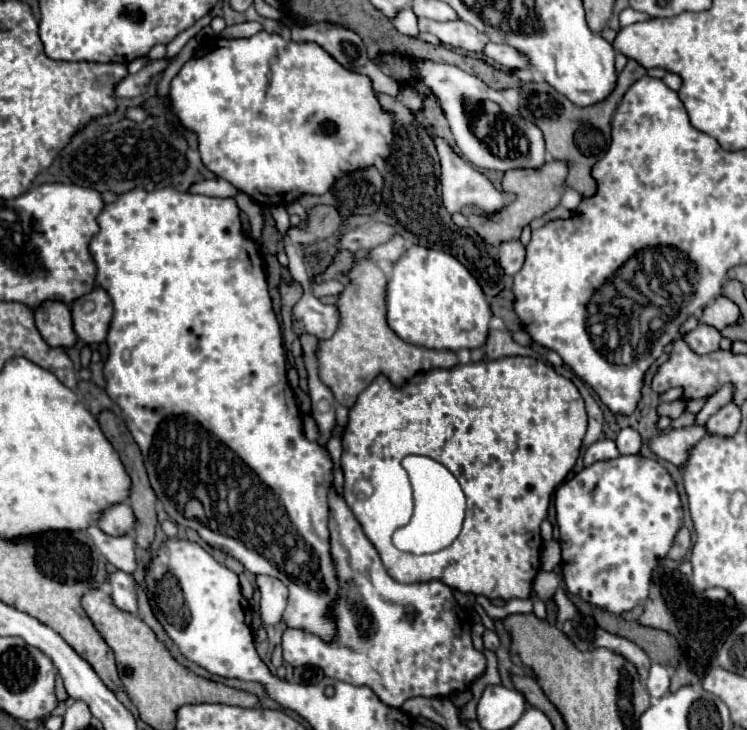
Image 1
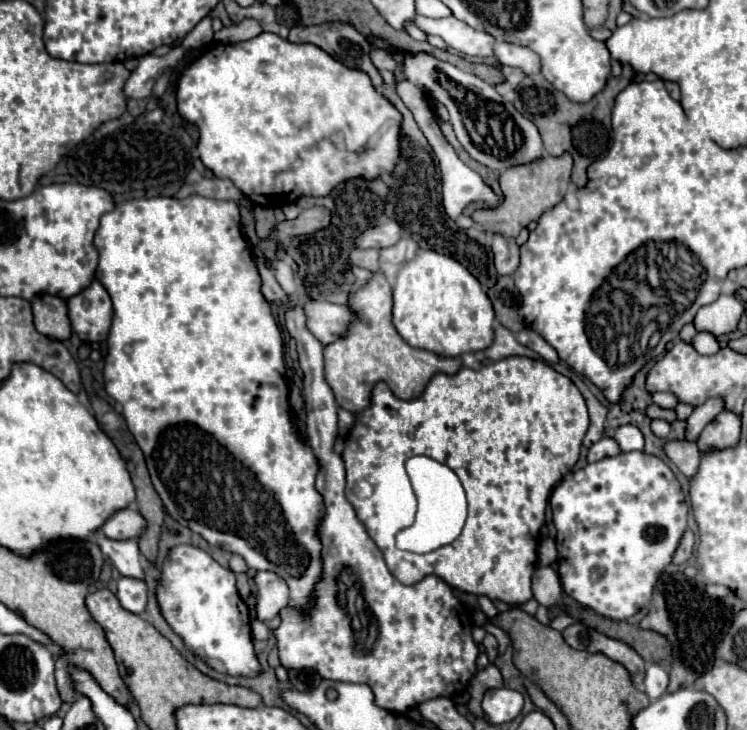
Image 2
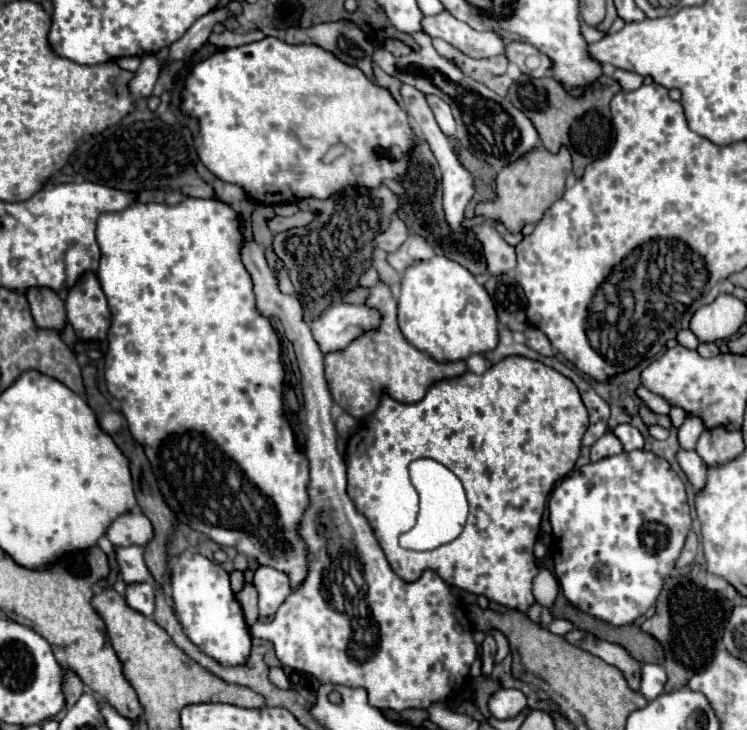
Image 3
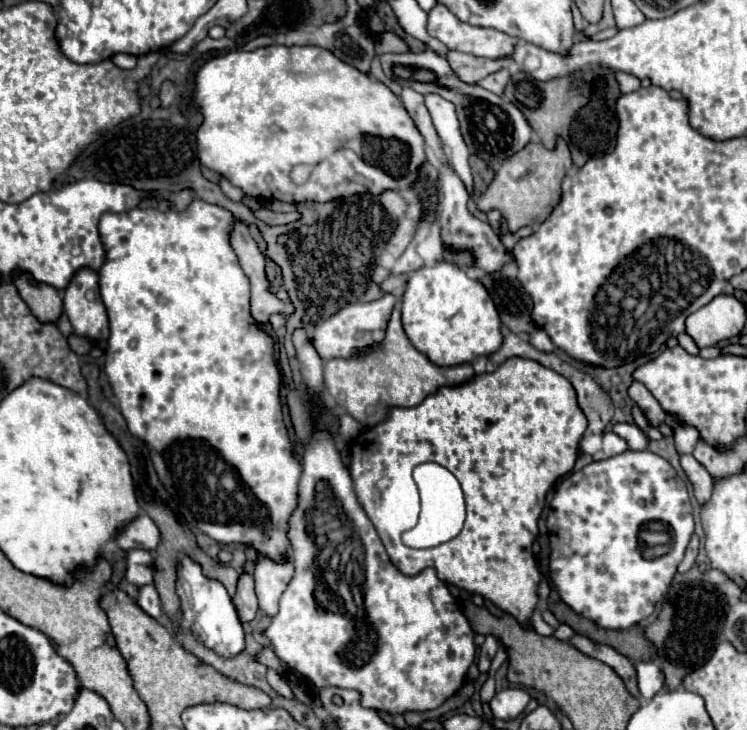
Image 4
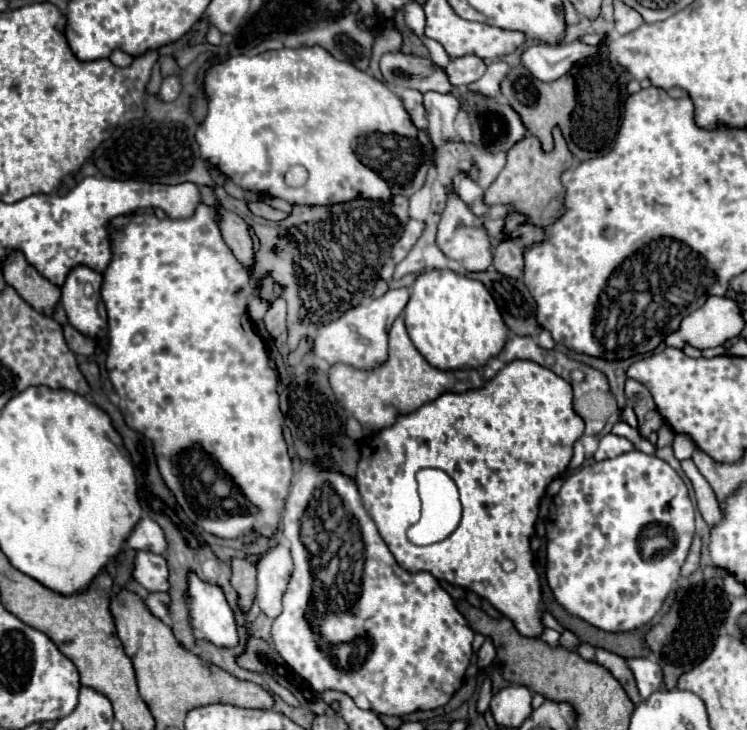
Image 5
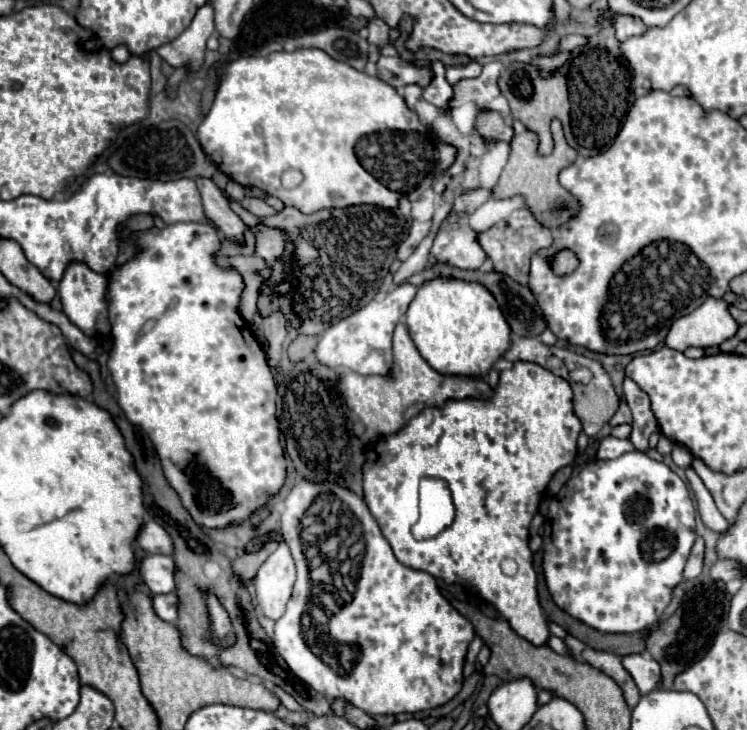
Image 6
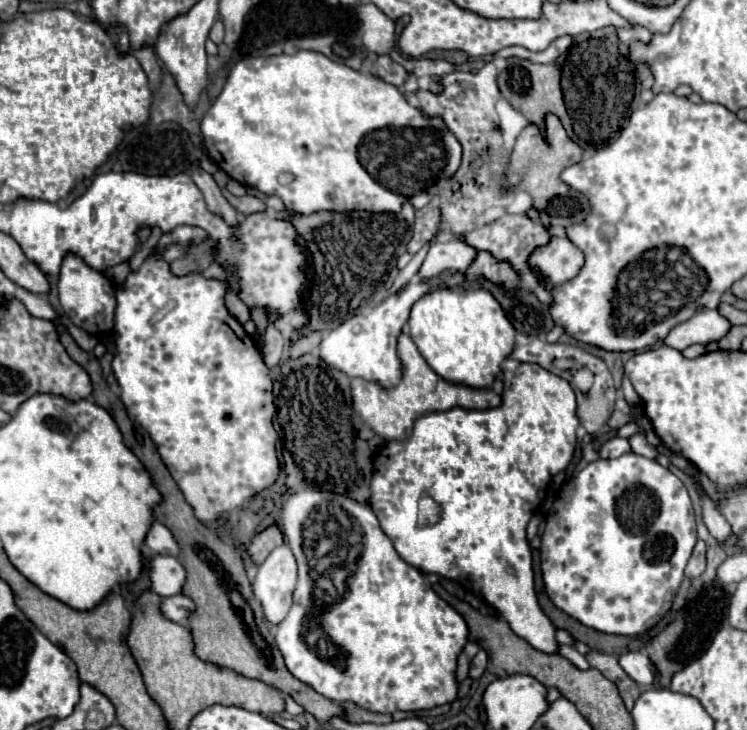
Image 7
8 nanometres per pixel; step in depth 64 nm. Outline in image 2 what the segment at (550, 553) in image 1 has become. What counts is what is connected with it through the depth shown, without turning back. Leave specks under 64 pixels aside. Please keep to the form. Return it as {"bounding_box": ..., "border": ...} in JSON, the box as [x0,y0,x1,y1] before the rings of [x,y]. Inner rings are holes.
{"bounding_box":[538,538,558,566],"border":[[[552,538],[542,540],[542,544],[540,544],[540,548],[538,548],[538,562],[540,562],[540,566],[550,566],[550,564],[554,564],[554,562],[556,562],[556,556],[558,556],[558,552],[556,552],[556,542],[554,542]]]}

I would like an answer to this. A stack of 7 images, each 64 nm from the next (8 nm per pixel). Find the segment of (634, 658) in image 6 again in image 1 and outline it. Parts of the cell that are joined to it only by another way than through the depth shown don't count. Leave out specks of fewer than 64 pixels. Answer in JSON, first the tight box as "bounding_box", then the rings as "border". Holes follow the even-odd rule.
{"bounding_box":[646,664,670,698],"border":[[[652,664],[652,670],[650,670],[648,682],[646,682],[646,688],[648,688],[650,696],[652,698],[664,696],[668,692],[668,686],[670,686],[670,674],[668,674],[668,670],[662,664]]]}

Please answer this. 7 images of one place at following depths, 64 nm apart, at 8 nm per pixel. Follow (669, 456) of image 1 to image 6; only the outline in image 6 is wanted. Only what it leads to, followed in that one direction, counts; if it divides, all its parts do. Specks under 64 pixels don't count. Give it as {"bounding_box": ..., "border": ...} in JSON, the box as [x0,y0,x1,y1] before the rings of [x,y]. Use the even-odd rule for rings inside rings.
{"bounding_box":[686,466,728,534],"border":[[[692,466],[686,468],[686,478],[688,478],[688,482],[690,482],[692,490],[694,490],[694,496],[696,496],[696,502],[698,502],[698,512],[702,516],[702,522],[710,530],[722,534],[728,528],[728,520],[724,520],[724,516],[720,516],[720,512],[718,512],[718,508],[716,508],[716,504],[712,500],[712,494],[706,490],[704,482],[700,480],[700,476],[696,476],[696,472],[694,472]]]}

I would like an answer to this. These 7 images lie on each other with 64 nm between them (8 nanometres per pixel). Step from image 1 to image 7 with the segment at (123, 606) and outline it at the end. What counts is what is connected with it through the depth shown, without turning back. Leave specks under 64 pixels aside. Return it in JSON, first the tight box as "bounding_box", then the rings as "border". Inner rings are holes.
{"bounding_box":[160,594,194,624],"border":[[[184,594],[168,596],[168,598],[162,598],[160,612],[168,620],[178,622],[178,624],[184,624],[186,618],[194,612],[194,602],[188,596],[184,596]]]}

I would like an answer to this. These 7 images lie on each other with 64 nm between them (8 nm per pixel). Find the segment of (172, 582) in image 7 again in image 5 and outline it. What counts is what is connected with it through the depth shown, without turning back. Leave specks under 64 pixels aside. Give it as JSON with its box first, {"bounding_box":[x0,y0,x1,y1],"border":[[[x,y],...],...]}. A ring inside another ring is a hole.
{"bounding_box":[132,552,168,592],"border":[[[136,552],[132,578],[150,592],[166,592],[168,590],[166,560],[152,552]]]}

